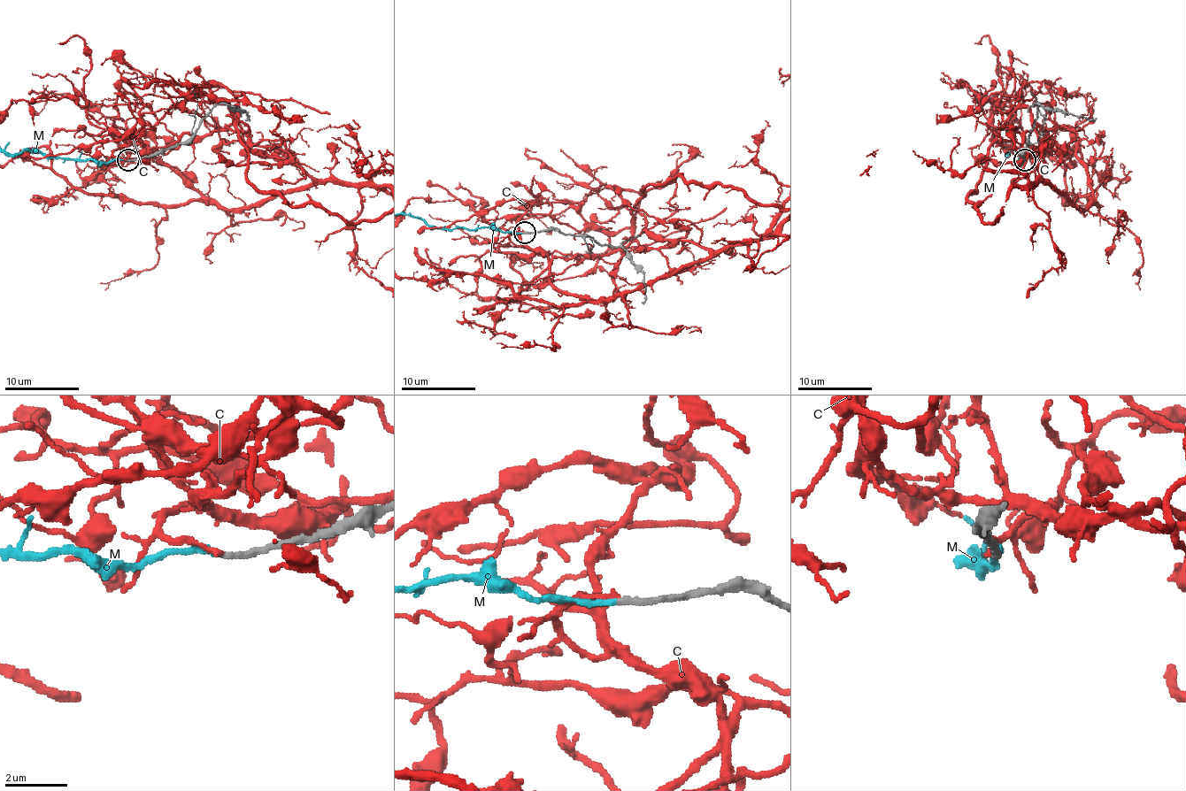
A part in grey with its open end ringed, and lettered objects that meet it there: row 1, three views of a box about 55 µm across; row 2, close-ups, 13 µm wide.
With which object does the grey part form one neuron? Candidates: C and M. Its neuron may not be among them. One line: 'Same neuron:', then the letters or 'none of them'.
Same neuron: M

